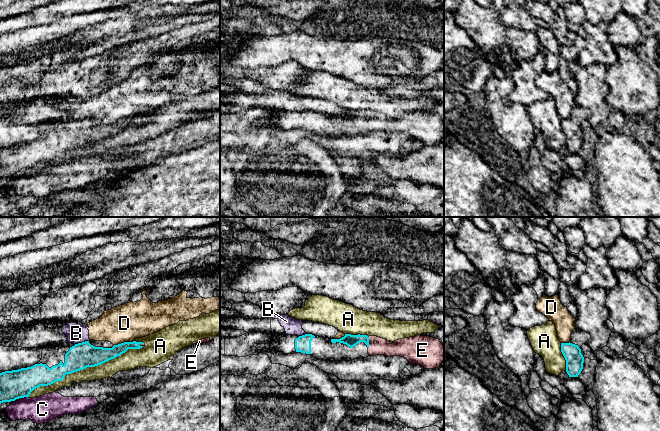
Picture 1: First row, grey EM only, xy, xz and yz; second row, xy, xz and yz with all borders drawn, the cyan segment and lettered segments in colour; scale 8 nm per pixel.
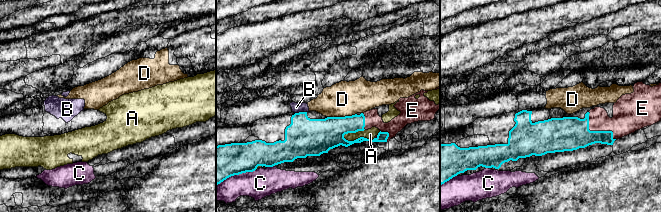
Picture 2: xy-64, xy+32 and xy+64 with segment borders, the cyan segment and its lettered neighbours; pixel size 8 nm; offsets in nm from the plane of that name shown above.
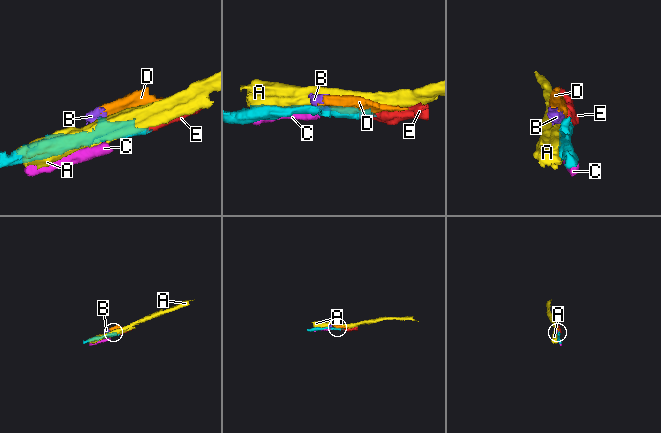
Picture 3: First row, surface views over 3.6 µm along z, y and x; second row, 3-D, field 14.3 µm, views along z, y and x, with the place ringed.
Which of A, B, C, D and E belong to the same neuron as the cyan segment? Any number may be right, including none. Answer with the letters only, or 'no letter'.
E

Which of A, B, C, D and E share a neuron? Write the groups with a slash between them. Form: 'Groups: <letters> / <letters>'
Groups: A / B D / C / E

